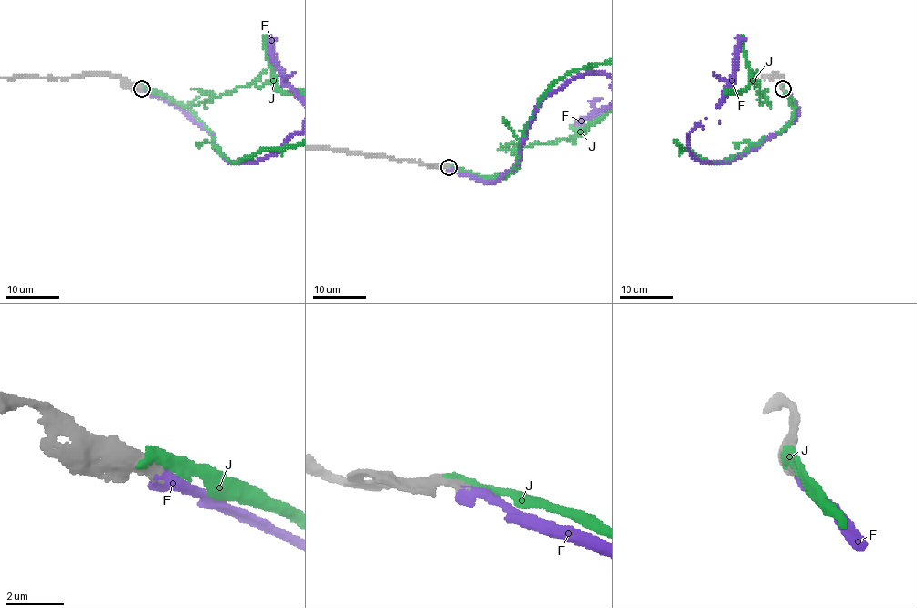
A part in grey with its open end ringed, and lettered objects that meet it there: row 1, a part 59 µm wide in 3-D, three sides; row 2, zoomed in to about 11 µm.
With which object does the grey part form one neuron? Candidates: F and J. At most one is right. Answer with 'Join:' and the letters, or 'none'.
Join: F

